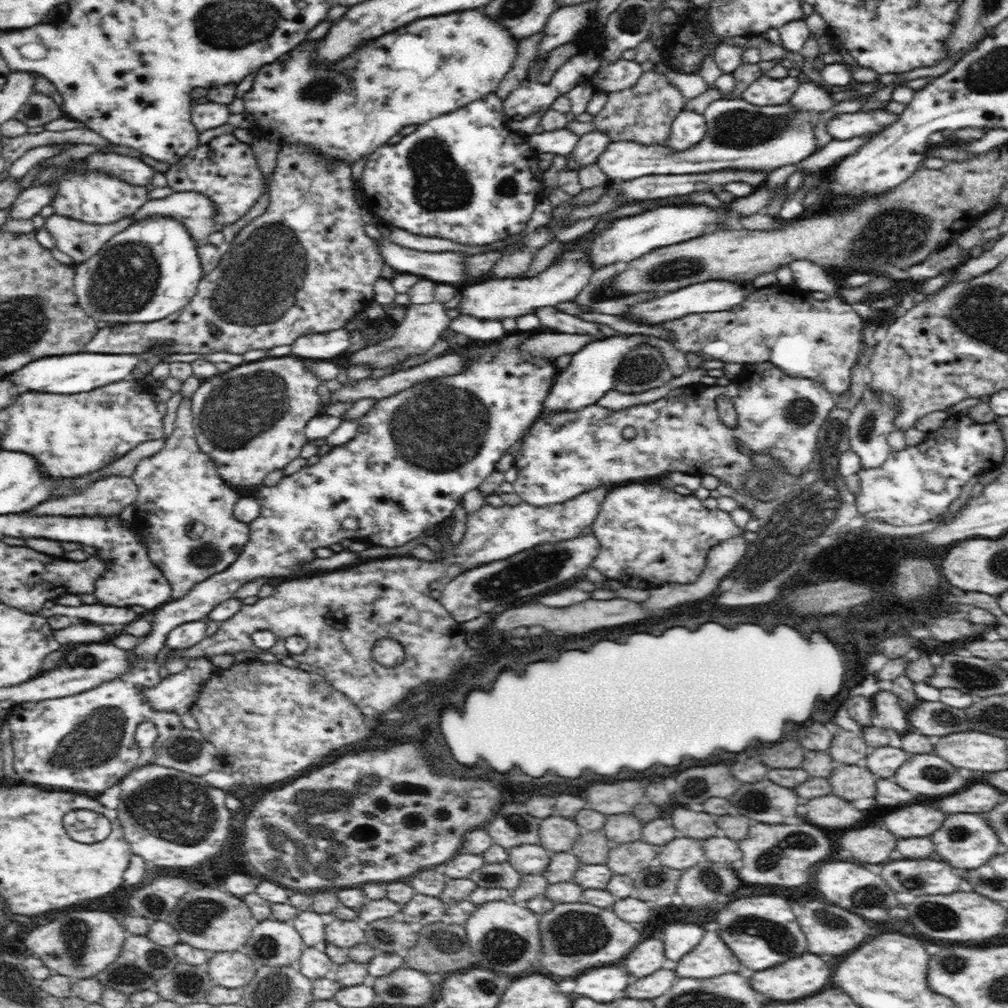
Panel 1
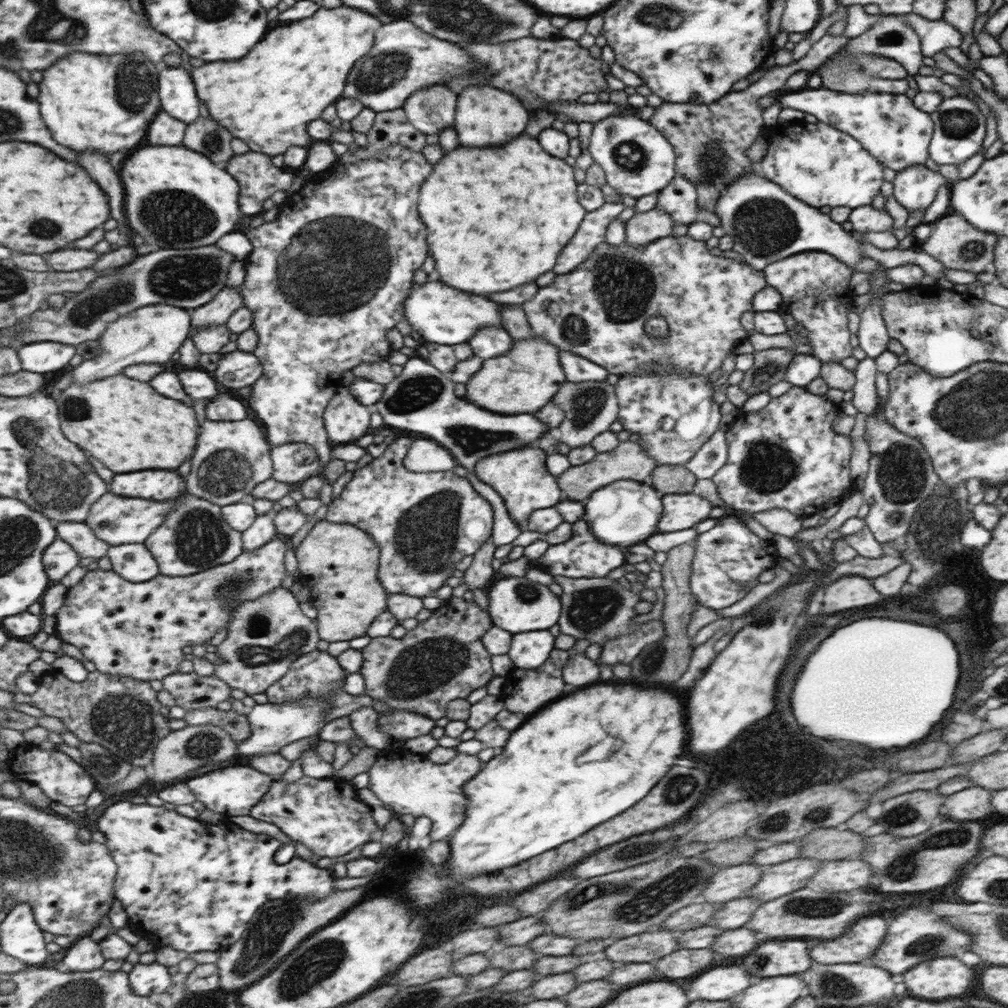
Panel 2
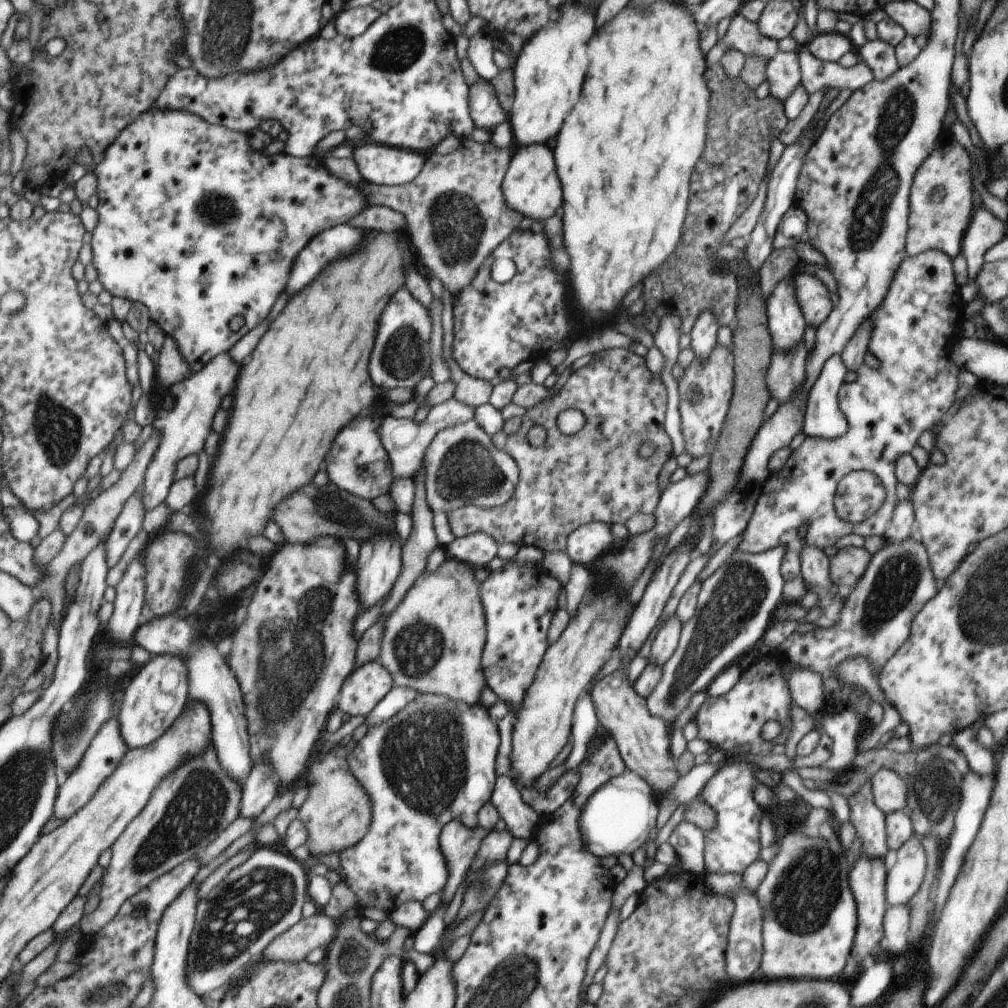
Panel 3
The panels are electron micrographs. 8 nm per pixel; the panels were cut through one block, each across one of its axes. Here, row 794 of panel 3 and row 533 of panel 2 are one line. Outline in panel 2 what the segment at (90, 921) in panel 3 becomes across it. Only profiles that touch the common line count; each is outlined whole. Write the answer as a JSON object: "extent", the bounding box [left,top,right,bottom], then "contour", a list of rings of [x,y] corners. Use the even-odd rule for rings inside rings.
{"extent":[147,496,245,577],"contour":[[[187,496],[177,504],[177,508],[171,510],[171,516],[167,516],[166,520],[159,532],[147,540],[147,548],[159,562],[161,575],[178,577],[199,574],[231,563],[245,552],[243,534],[231,528],[224,519],[222,507],[210,500]]]}

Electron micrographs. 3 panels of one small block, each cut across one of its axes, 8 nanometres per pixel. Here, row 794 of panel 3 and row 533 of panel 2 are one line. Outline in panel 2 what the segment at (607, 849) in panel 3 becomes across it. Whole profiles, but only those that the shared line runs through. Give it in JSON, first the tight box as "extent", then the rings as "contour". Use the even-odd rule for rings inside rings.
{"extent":[582,479,662,549],"contour":[[[619,479],[597,490],[591,491],[584,502],[585,515],[582,520],[590,526],[592,534],[605,545],[614,545],[619,549],[644,542],[655,534],[657,522],[662,513],[662,495],[648,482]]]}

